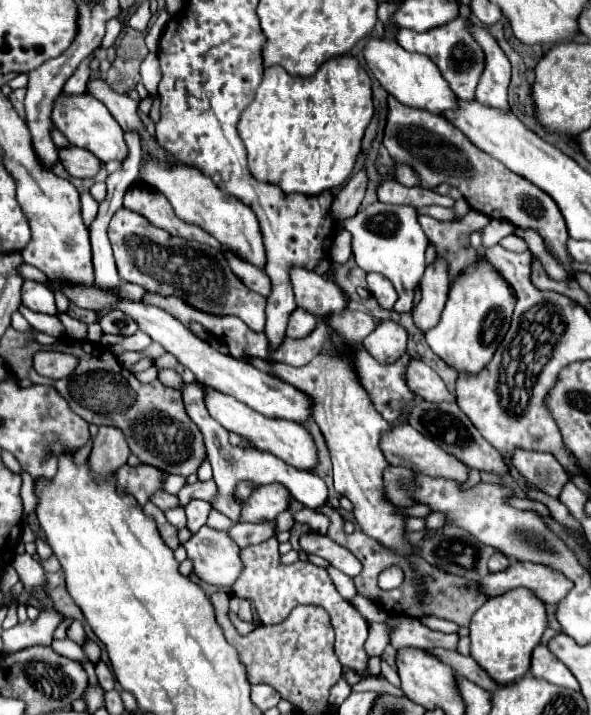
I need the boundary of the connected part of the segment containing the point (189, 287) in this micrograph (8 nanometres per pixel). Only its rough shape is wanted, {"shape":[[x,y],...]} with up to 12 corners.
{"shape":[[120,208],[108,226],[118,274],[262,332],[266,298],[222,250]]}

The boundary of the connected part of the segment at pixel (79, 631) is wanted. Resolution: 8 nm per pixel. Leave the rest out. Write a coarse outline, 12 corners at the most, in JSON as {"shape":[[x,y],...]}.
{"shape":[[72,620],[66,636],[82,644],[86,634],[78,620]]}

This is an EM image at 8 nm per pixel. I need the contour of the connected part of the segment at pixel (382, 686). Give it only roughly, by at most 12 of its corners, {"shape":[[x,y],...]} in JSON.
{"shape":[[366,678],[353,692],[375,691],[402,696],[401,688],[385,678]]}

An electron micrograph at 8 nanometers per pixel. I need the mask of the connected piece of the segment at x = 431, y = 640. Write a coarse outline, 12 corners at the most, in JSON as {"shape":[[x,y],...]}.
{"shape":[[390,618],[390,644],[456,650],[458,634],[426,628],[416,618]]}

